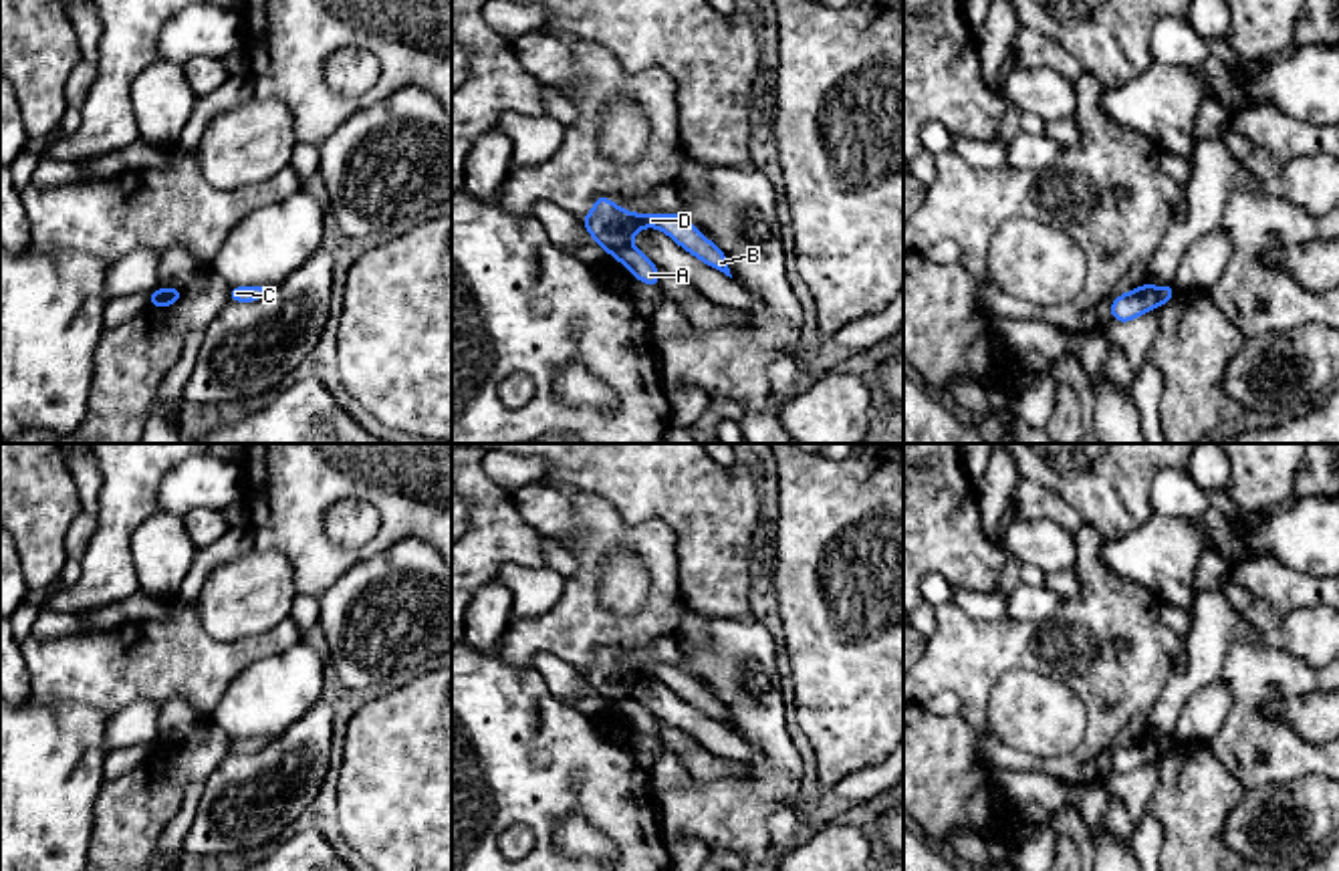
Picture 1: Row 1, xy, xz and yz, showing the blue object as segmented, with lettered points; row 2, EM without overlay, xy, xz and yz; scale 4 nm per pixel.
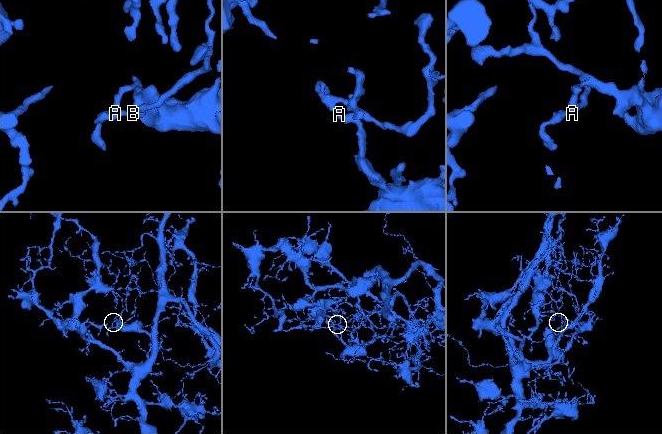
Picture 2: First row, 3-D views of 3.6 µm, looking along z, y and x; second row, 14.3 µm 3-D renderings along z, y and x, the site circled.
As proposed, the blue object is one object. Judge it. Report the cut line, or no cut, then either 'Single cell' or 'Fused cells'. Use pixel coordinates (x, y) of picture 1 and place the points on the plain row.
Split along xz (628, 694), (612, 704). Fused cells

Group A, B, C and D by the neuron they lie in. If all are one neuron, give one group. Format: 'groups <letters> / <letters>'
groups A / B C D

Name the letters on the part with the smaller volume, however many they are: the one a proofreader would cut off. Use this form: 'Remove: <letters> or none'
Remove: B, C, D

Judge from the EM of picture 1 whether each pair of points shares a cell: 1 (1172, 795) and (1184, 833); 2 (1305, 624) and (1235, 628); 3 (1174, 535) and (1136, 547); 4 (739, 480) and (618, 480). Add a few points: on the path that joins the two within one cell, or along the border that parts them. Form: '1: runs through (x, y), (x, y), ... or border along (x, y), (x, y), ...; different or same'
1: runs through (1182, 805), (1184, 823); same
2: runs through (1287, 636), (1261, 640), (1253, 636); same
3: runs through (1164, 545), (1146, 547); same
4: runs through (708, 480), (648, 480); same

